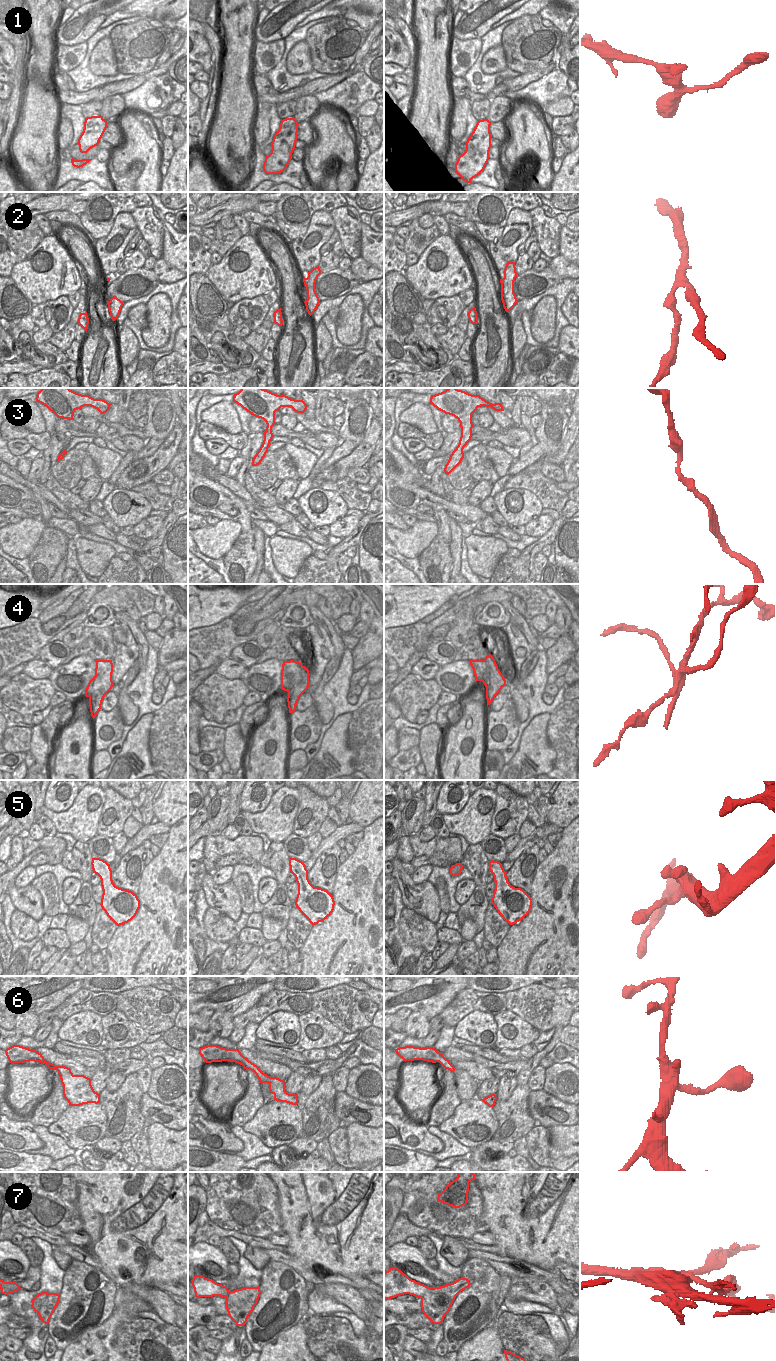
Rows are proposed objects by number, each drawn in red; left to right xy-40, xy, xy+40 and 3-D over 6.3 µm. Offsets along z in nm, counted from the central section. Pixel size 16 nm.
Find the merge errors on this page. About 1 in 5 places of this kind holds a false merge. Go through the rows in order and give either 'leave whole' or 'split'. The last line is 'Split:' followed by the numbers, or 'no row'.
1: leave whole
2: leave whole
3: leave whole
4: split
5: leave whole
6: leave whole
7: split
Split: 4, 7

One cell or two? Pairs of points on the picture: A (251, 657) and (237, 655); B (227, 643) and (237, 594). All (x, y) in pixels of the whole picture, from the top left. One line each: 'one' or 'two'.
A: one
B: two

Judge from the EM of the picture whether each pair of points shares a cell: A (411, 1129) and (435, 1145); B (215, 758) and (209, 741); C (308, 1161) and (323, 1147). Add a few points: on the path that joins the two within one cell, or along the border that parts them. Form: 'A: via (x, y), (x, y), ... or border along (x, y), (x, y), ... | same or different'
A: via (417, 1135), (422, 1140), (429, 1142) | same
B: border along (201, 750), (220, 749), (223, 752) | different
C: border along (320, 1156), (328, 1161) | different

